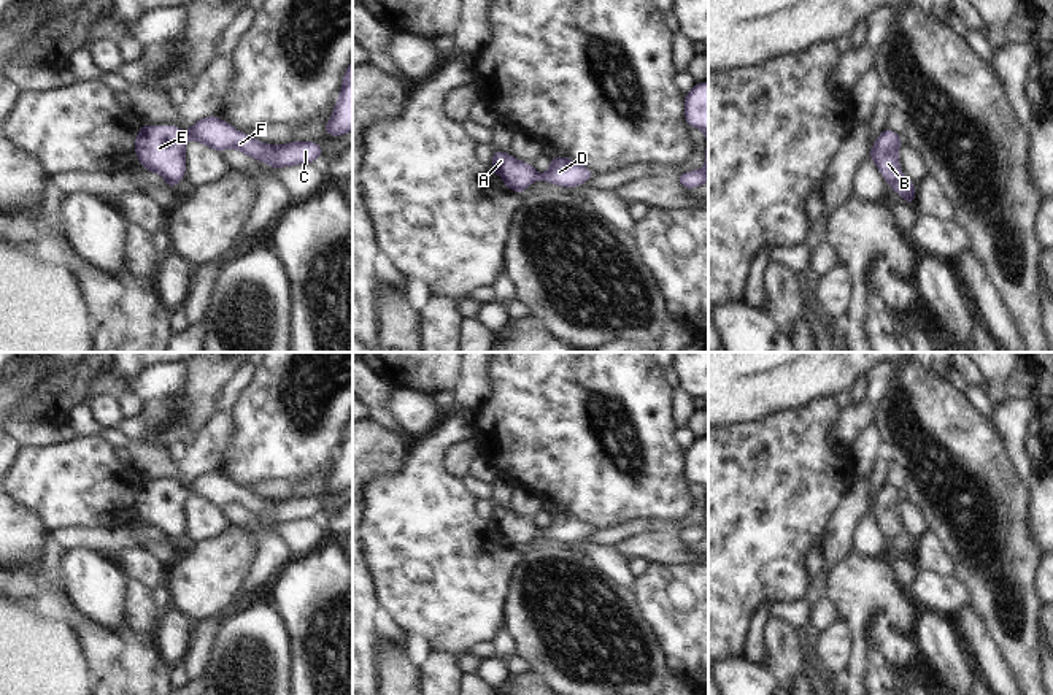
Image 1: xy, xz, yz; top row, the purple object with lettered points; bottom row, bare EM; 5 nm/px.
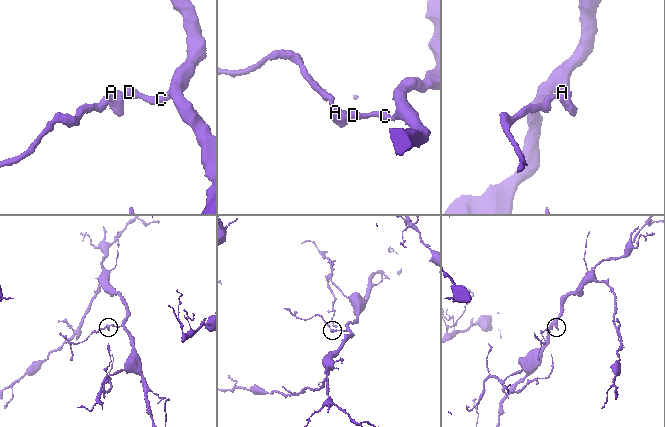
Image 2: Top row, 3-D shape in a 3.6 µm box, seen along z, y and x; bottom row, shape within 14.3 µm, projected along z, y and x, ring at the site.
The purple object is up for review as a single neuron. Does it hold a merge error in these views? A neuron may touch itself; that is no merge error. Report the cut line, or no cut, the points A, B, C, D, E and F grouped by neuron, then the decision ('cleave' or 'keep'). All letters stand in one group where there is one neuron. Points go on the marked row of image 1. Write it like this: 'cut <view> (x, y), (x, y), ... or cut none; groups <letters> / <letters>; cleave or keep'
cut none; groups A B C D E F; keep

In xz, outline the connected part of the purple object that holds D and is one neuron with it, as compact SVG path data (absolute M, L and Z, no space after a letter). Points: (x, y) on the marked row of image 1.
M494 151L491 168L494 175L503 179L508 190L518 194L527 190L527 187L538 179L573 189L596 176L589 168L564 156L550 159L550 168L543 175L538 175L529 162L516 160L511 154L502 151Z

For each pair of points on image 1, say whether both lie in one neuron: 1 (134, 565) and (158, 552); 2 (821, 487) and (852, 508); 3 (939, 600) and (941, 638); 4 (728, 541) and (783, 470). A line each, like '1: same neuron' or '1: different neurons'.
1: different neurons
2: different neurons
3: different neurons
4: same neuron

